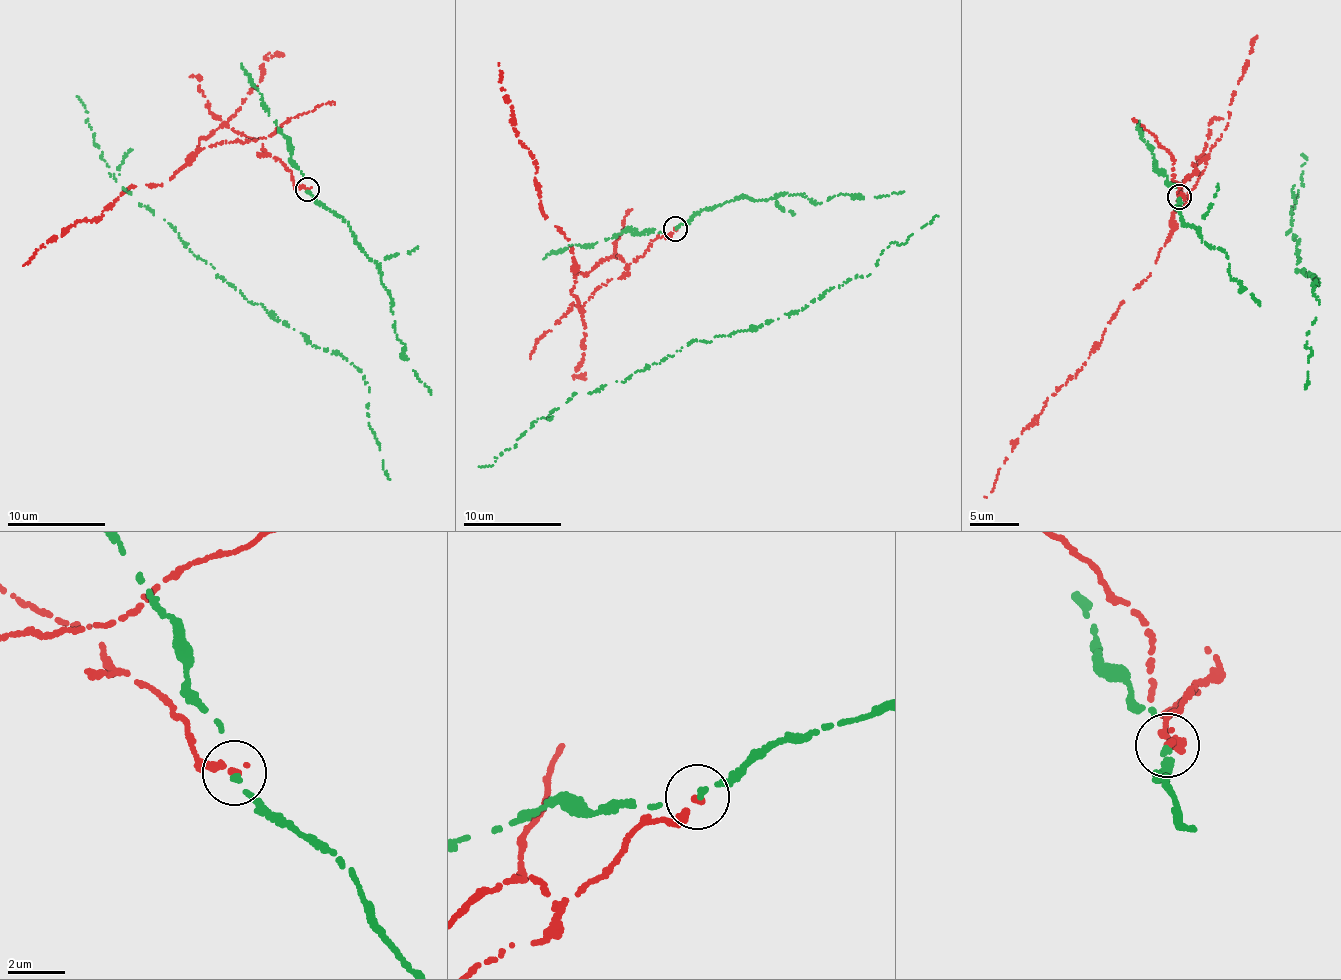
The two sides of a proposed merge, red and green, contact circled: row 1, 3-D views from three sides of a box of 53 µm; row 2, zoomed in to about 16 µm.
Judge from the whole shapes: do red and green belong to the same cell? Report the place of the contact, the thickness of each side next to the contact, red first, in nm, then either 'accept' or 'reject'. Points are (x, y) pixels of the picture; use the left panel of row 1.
(307, 189) | 280/200 nm | reject

